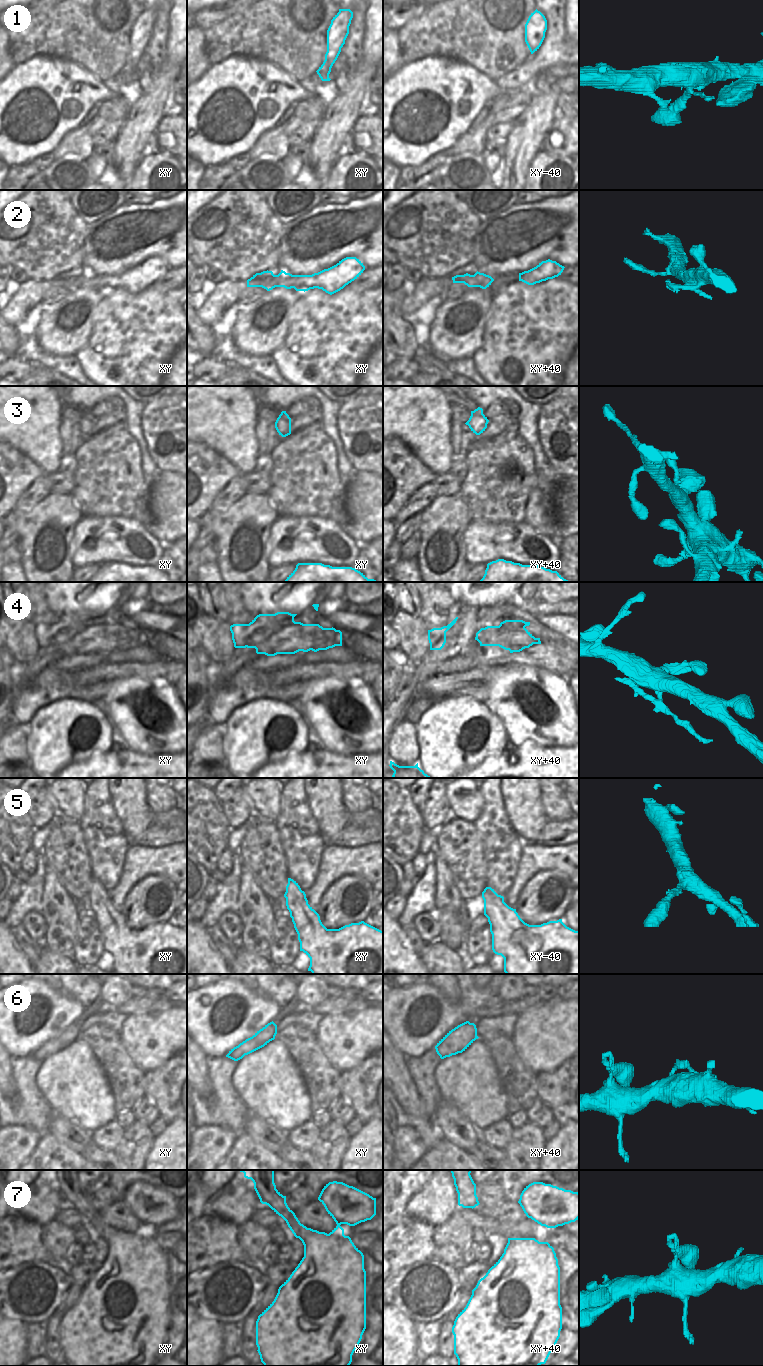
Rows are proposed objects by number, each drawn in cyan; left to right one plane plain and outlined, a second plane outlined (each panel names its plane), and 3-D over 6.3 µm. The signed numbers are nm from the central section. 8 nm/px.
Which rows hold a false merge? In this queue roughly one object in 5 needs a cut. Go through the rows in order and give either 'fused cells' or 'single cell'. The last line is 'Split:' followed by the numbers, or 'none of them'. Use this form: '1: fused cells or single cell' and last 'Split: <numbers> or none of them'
1: single cell
2: single cell
3: single cell
4: fused cells
5: fused cells
6: fused cells
7: single cell
Split: 4, 5, 6

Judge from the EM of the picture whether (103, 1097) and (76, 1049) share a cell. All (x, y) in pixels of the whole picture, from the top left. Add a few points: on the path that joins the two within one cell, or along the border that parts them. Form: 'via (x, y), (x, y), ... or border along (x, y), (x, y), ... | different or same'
via (91, 1085), (77, 1071), (77, 1061) | same

